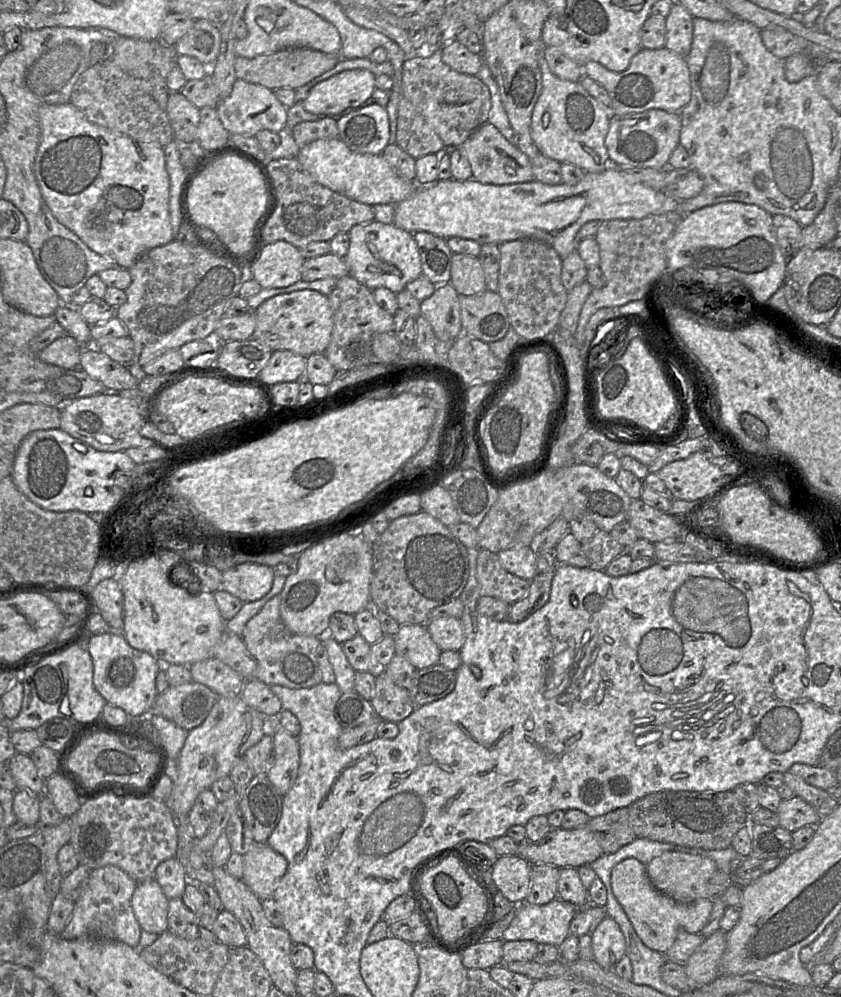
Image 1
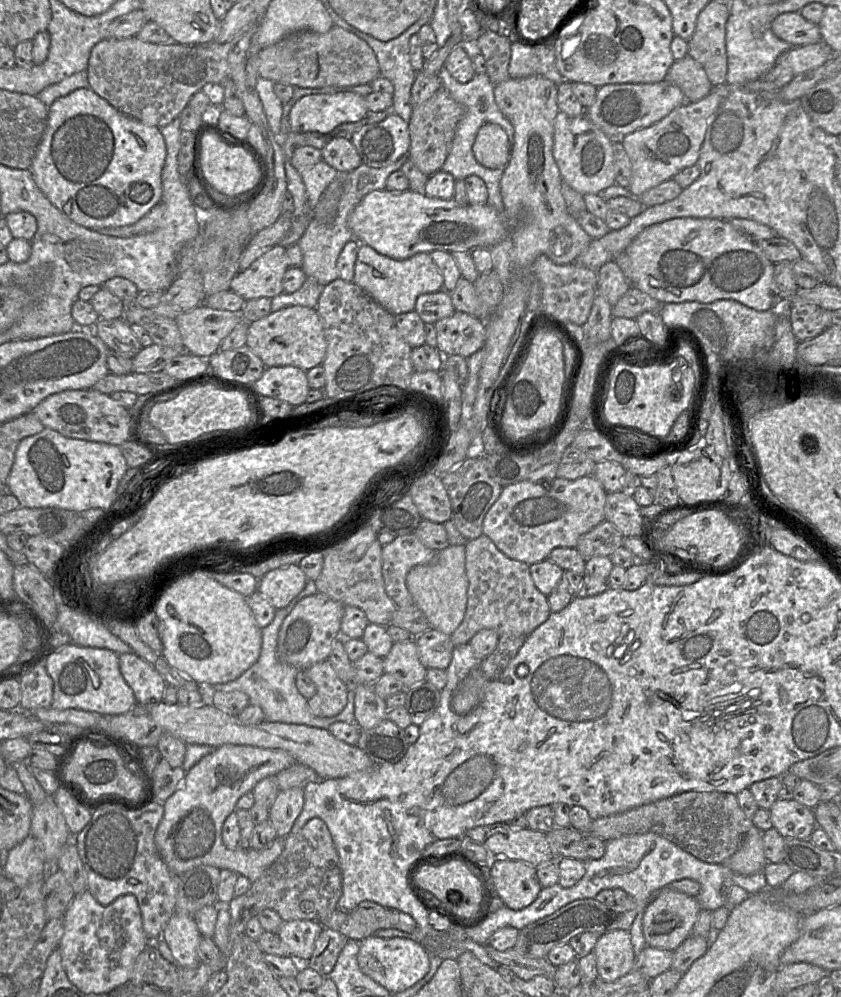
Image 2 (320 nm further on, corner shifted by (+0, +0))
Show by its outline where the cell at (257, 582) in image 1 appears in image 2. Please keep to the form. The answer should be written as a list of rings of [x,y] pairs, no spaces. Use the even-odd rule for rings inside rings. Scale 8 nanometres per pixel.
[[[289,564],[267,572],[258,579],[257,591],[276,609],[281,609],[305,588],[308,577],[299,565]]]

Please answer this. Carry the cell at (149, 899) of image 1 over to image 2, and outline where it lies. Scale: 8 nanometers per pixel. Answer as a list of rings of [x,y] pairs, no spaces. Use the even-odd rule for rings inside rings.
[[[175,912],[167,922],[161,938],[169,946],[179,967],[195,968],[201,963],[197,952],[202,935],[193,916]]]

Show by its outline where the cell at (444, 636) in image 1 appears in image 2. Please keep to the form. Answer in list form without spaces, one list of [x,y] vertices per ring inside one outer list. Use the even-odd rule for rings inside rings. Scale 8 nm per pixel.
[[[430,628],[414,637],[421,663],[428,668],[446,670],[452,660],[454,644],[451,635]]]

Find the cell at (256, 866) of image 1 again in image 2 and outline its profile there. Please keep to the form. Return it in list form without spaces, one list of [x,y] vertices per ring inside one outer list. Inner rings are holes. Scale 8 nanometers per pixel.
[[[233,744],[221,745],[200,759],[186,772],[178,789],[163,802],[164,814],[157,827],[154,840],[158,852],[169,870],[176,875],[181,875],[197,866],[208,865],[221,870],[232,870],[238,875],[247,877],[251,883],[258,880],[282,853],[286,837],[278,836],[268,848],[263,850],[254,850],[249,847],[229,849],[222,840],[222,826],[225,819],[233,811],[236,811],[236,803],[242,795],[252,791],[260,780],[268,776],[276,776],[295,762],[293,756],[282,749]]]

